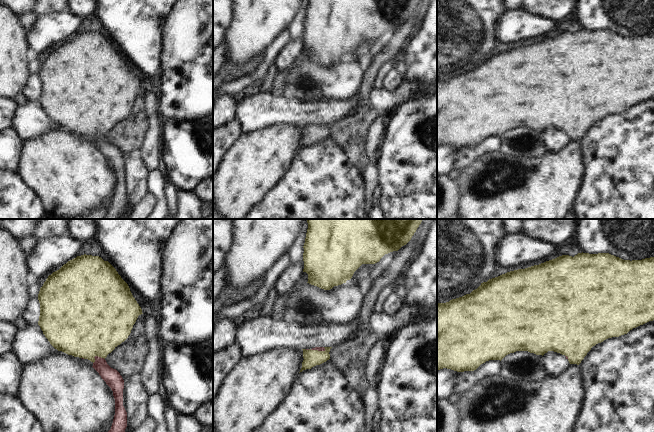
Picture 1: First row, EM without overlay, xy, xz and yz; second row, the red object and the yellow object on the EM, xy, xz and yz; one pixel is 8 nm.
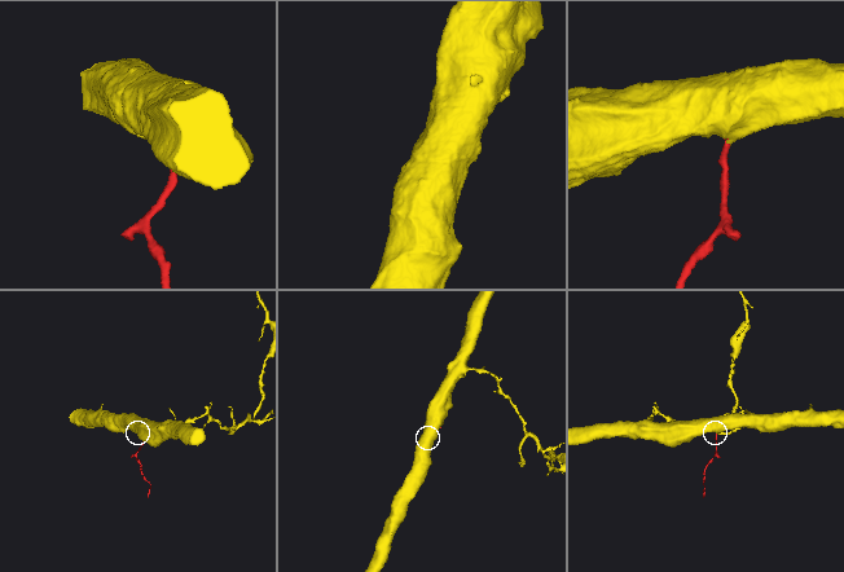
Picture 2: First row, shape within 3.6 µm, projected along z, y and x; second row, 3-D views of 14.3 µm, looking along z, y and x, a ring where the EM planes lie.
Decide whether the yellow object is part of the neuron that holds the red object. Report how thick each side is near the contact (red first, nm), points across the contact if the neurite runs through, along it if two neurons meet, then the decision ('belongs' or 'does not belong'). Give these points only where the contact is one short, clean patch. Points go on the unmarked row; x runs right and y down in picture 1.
calibres 140 and 500 nm; way xy (112, 153), (99, 140), (96, 132), (93, 101); belongs

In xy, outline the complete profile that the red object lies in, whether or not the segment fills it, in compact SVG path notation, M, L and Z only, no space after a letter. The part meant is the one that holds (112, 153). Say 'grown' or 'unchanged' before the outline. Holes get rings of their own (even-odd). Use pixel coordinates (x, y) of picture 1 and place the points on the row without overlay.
grown; M86 30L77 32L76 34L68 37L59 46L49 51L46 57L44 58L43 62L40 64L40 67L38 70L38 76L40 79L40 92L39 92L38 101L40 102L41 106L43 107L43 110L48 115L50 120L58 127L62 127L74 133L79 133L79 134L90 136L93 139L92 143L99 149L101 154L106 158L106 160L113 167L113 172L115 175L115 191L114 191L111 205L108 207L107 213L105 214L105 217L103 219L117 219L119 217L120 212L125 208L125 205L127 203L127 188L123 182L124 156L116 145L111 144L107 140L105 134L118 121L120 121L122 118L124 118L128 114L138 92L143 90L141 83L139 82L139 80L133 73L128 60L121 54L121 52L118 50L116 45L108 37L104 37L99 32L92 32L92 31L86 31Z

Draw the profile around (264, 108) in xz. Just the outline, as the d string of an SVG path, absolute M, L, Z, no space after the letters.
M403 79L393 90L383 86L372 87L364 100L355 92L340 100L301 101L296 97L274 95L266 90L238 100L235 117L242 122L243 133L279 122L298 125L334 123L349 116L360 106L369 106L389 113L424 86L423 83Z

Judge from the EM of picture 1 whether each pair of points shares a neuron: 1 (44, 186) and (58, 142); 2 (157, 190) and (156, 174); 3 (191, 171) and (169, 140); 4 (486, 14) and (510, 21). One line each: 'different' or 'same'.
1: same
2: same
3: same
4: different

